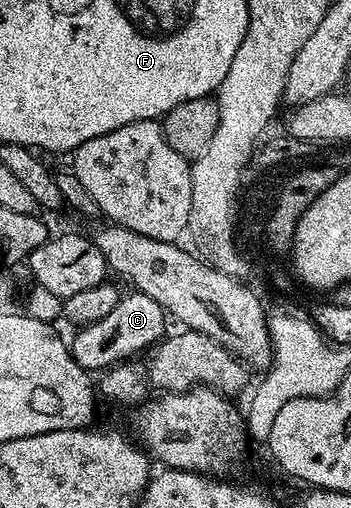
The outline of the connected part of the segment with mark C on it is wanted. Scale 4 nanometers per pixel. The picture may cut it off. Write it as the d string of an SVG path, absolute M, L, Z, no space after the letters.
M134 290L132 294L123 295L118 305L110 310L109 315L102 320L87 323L79 327L80 330L70 338L70 349L74 360L83 370L95 372L103 371L125 361L128 356L145 348L150 348L161 341L168 328L167 311L161 308L156 300L146 296L145 293Z

